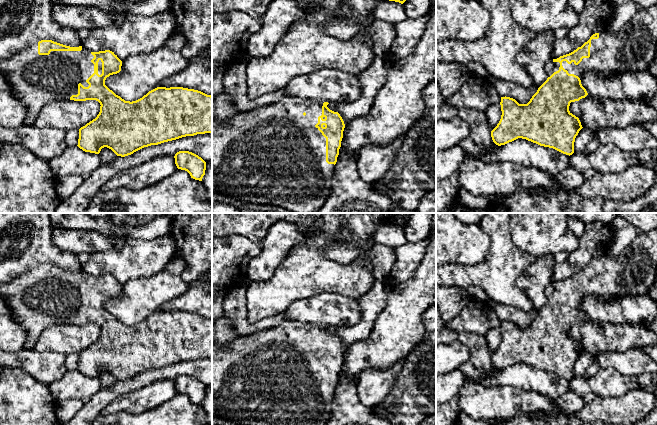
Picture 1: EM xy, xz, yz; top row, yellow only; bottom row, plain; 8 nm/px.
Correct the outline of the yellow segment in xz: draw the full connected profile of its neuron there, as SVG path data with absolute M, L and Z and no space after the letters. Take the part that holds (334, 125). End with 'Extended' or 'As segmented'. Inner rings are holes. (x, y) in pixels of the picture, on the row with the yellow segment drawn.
M284 96L279 101L263 105L249 111L241 111L232 119L223 124L212 118L212 193L220 193L253 204L271 205L290 210L293 213L315 213L329 197L335 178L335 164L339 155L344 121L338 112L330 110L328 102L302 100L295 97Z. Extended

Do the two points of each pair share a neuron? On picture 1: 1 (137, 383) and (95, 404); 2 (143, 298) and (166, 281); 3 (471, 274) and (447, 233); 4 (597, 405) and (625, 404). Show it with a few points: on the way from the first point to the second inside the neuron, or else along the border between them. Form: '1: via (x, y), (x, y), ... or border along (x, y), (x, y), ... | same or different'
1: via (127, 386), (121, 387), (105, 396) | same
2: via (149, 294), (160, 287) | same
3: border along (486, 253), (486, 256), (476, 264), (446, 264) | different
4: via (604, 405), (618, 405) | same

